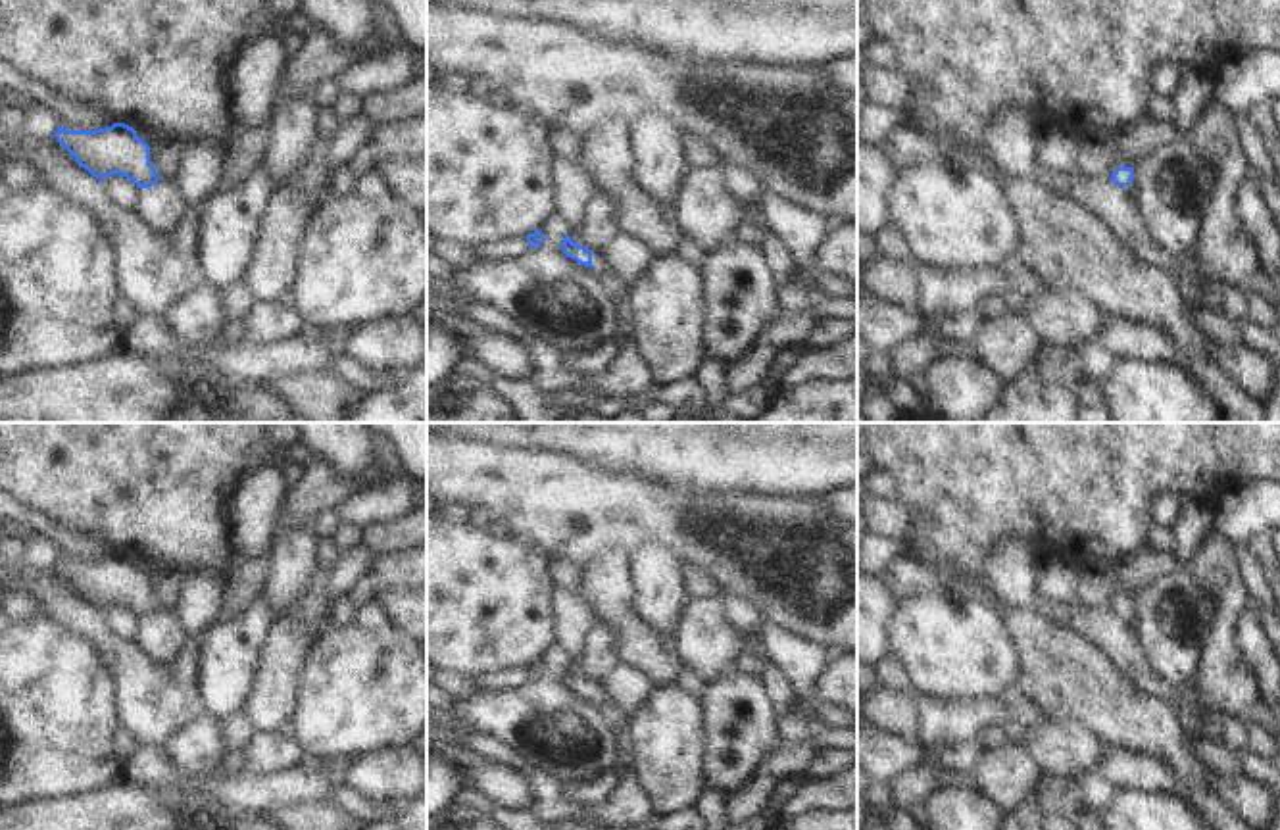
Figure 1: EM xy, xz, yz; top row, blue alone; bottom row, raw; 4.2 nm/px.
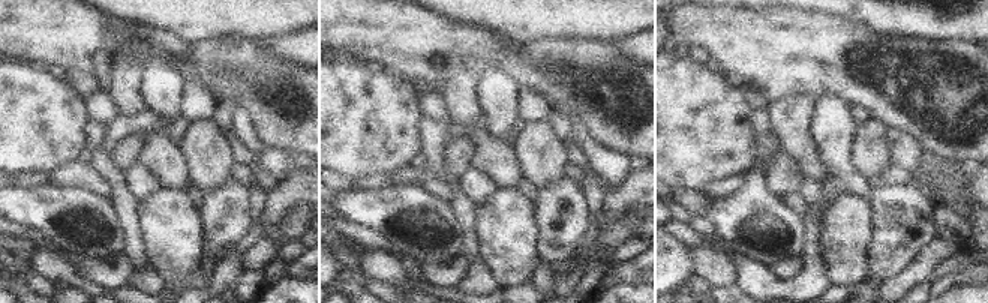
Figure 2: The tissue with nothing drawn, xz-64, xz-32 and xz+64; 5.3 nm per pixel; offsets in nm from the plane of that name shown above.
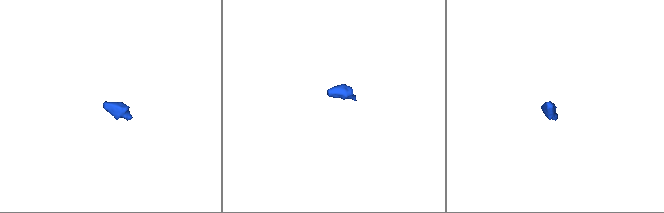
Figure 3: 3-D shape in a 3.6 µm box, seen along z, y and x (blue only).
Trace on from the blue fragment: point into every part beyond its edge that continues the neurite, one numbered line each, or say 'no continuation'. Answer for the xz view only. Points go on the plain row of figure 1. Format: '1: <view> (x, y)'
no continuation

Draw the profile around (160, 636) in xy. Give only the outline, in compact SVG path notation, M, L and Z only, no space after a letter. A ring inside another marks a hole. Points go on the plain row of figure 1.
M158 611L148 619L138 619L138 634L135 642L156 665L173 661L186 640L188 636L177 622L173 611Z

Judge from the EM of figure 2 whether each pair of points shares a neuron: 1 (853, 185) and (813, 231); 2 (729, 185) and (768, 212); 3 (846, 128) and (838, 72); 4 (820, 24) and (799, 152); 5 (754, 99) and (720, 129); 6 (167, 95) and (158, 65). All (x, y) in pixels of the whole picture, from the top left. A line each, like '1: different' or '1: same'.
1: different
2: different
3: different
4: different
5: different
6: same

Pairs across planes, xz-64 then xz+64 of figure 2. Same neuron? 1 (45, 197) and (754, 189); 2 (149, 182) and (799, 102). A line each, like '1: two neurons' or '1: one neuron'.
1: one neuron
2: two neurons

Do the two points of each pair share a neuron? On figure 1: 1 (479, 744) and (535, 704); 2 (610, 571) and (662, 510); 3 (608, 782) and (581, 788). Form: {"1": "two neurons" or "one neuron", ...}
{"1": "two neurons", "2": "two neurons", "3": "one neuron"}

